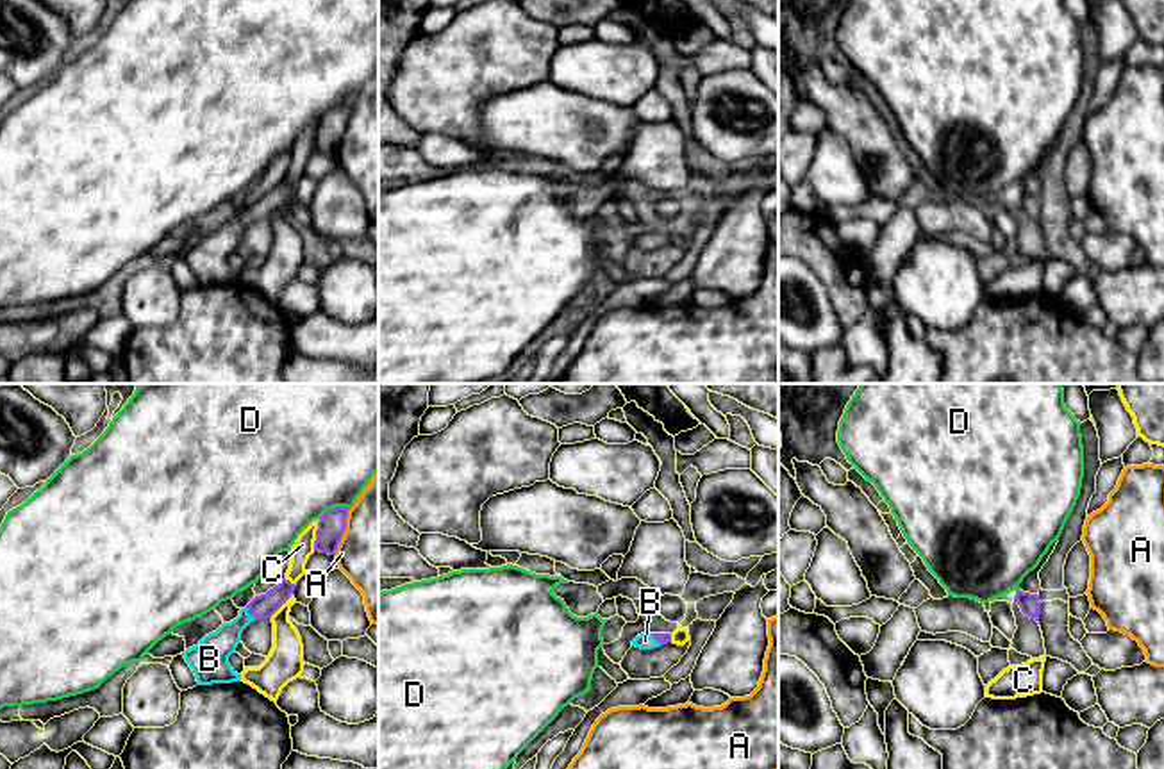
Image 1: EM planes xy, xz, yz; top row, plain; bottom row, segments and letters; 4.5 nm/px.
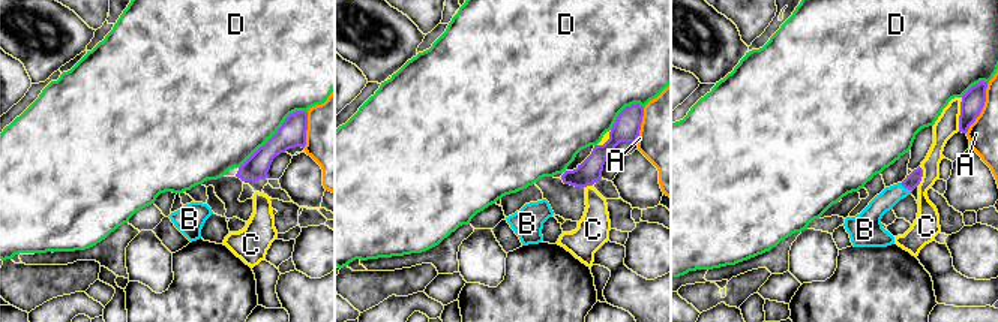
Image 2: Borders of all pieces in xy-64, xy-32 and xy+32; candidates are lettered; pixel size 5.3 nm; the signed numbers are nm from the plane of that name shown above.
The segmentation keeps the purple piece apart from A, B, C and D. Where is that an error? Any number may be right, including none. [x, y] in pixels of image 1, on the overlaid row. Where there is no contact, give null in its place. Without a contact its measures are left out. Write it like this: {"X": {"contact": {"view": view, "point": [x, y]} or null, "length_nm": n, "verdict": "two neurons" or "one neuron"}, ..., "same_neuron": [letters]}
{"A": {"contact": {"view": "xy", "point": [343, 532]}, "length_nm": 220, "verdict": "two neurons"}, "B": {"contact": {"view": "xy", "point": [250, 614]}, "length_nm": 80, "verdict": "one neuron"}, "C": {"contact": {"view": "xy", "point": [316, 536]}, "length_nm": 150, "verdict": "two neurons"}, "D": {"contact": {"view": "xy", "point": [332, 509]}, "length_nm": 140, "verdict": "two neurons"}, "same_neuron": ["B"]}

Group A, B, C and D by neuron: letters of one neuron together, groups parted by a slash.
A / B / C / D

